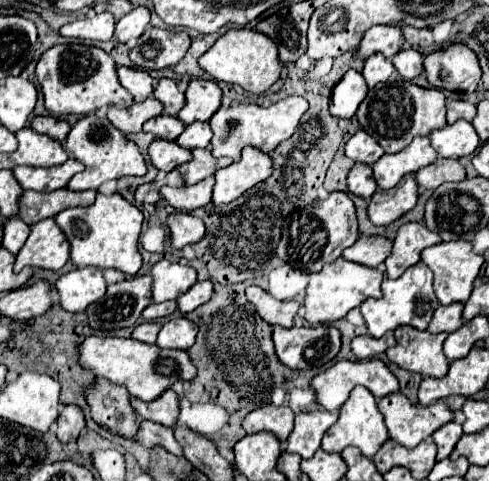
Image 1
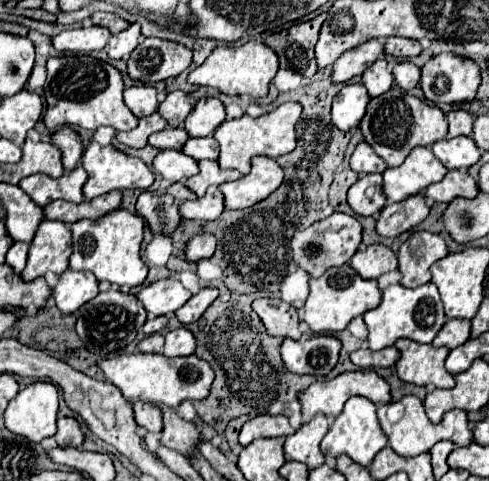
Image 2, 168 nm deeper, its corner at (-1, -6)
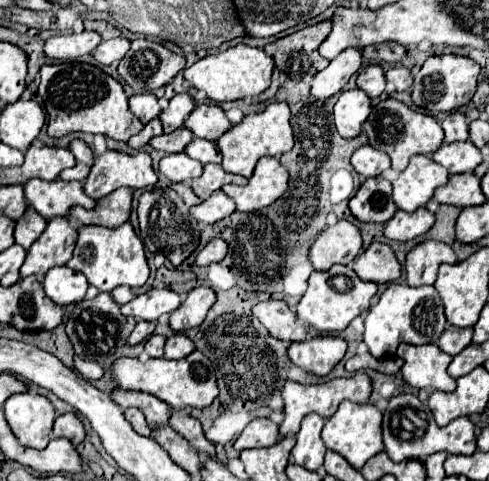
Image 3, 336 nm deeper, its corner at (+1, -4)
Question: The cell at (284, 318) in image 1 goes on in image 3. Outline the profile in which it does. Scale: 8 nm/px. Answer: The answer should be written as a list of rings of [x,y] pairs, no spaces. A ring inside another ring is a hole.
[[[268,300],[254,306],[254,316],[266,326],[272,338],[284,342],[306,340],[308,328],[298,322],[296,314],[288,308],[284,300]]]

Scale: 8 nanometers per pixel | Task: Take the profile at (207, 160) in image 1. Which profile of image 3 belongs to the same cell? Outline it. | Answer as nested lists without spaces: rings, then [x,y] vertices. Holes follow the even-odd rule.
[[[206,164],[200,178],[192,180],[192,190],[198,198],[206,200],[212,192],[220,190],[224,184],[232,182],[232,174],[224,172],[220,164]]]

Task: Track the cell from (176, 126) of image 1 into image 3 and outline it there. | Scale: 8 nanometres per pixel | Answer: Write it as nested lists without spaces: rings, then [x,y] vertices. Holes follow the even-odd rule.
[[[180,128],[172,134],[162,134],[162,136],[152,138],[150,146],[156,150],[162,150],[166,154],[176,154],[176,152],[182,152],[192,142],[192,138],[194,138],[194,134],[188,128]]]

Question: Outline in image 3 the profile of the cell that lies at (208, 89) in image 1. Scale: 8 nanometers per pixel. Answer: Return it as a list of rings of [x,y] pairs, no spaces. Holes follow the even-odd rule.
[[[202,104],[198,106],[186,120],[186,128],[194,132],[196,138],[204,140],[218,140],[224,132],[230,130],[230,120],[226,118],[224,110],[216,104]]]

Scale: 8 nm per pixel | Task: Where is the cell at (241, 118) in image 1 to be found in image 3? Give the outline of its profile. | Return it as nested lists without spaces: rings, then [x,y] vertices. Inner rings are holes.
[[[276,102],[276,104],[270,104],[260,114],[246,116],[240,124],[232,126],[224,136],[220,136],[216,144],[218,144],[218,148],[220,148],[222,156],[224,156],[222,168],[226,172],[250,178],[252,172],[254,172],[256,162],[262,156],[280,158],[284,152],[292,150],[294,136],[292,136],[292,126],[290,126],[290,108],[288,108],[288,104],[286,102]]]

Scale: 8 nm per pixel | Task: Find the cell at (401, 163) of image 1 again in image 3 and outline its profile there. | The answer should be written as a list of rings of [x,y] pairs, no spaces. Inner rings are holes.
[[[414,156],[404,172],[394,180],[394,202],[404,212],[424,208],[432,198],[434,190],[448,182],[450,174],[430,156]]]

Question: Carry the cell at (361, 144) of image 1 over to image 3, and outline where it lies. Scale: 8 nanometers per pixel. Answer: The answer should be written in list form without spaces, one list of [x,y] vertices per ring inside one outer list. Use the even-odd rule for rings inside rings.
[[[362,146],[352,154],[352,166],[364,178],[380,176],[390,168],[390,156],[372,146]]]

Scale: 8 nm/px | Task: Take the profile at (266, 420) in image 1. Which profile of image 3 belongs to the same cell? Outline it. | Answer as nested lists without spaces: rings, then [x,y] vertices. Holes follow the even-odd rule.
[[[256,418],[252,420],[244,432],[238,436],[234,442],[234,450],[246,450],[246,448],[264,448],[276,444],[280,438],[278,434],[278,424],[274,424],[268,418]]]

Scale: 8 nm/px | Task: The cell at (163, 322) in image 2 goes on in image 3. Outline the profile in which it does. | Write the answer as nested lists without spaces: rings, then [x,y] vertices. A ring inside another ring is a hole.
[[[138,322],[136,328],[132,330],[132,334],[128,336],[128,344],[134,346],[134,344],[146,340],[152,332],[154,332],[154,324],[152,324],[152,322]]]

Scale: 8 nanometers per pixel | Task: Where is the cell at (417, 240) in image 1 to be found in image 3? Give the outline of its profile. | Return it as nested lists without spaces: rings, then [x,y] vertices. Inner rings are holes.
[[[426,240],[412,248],[406,256],[406,282],[408,286],[434,284],[440,264],[456,264],[456,254],[442,242]]]

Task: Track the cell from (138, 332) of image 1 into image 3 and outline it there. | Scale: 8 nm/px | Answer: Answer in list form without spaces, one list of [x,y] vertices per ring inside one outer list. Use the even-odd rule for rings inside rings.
[[[152,334],[152,336],[146,340],[146,354],[148,354],[150,358],[162,358],[162,354],[164,354],[164,342],[166,342],[164,336]]]

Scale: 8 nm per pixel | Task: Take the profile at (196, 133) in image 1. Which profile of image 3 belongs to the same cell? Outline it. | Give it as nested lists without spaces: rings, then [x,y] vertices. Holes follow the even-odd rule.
[[[194,138],[194,140],[186,146],[184,152],[186,152],[190,158],[194,158],[194,160],[198,160],[198,162],[202,162],[202,164],[210,164],[210,162],[220,164],[220,162],[222,162],[222,154],[220,154],[216,142],[210,142],[210,140]]]

